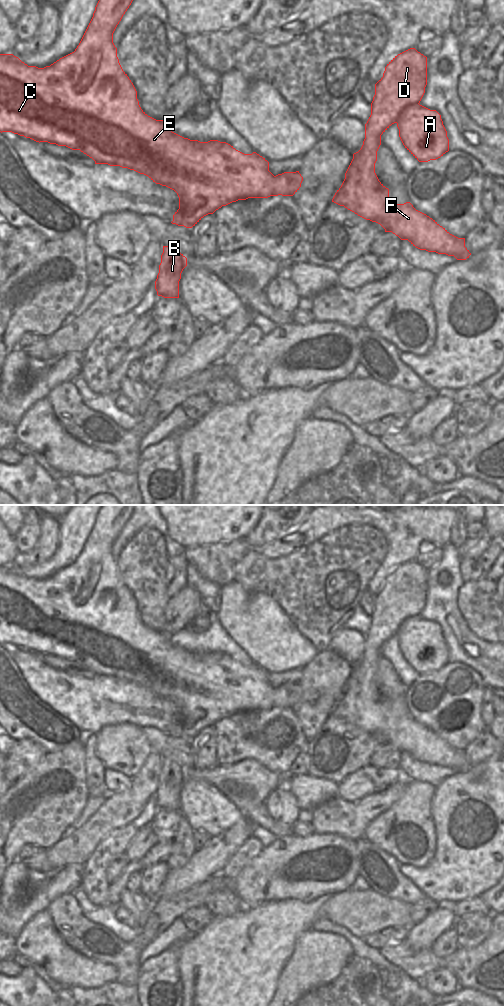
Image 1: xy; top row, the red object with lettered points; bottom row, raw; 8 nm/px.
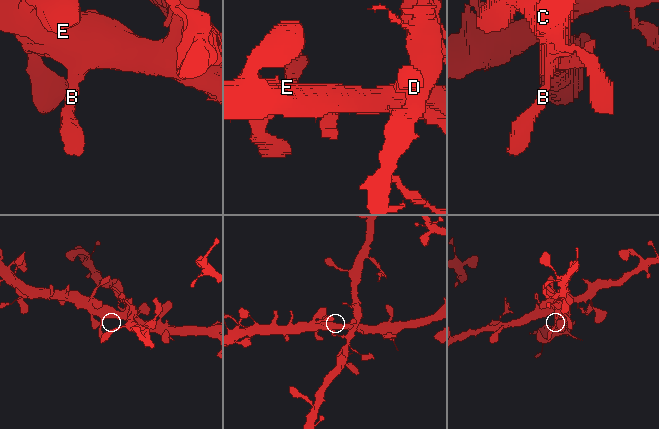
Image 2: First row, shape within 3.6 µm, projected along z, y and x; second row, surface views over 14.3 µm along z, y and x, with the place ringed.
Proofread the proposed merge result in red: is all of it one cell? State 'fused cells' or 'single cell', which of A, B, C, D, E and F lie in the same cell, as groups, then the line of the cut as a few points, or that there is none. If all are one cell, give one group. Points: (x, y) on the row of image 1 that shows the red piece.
fused cells; groups A / B C D E F; cut xy (418, 103), (408, 106), (395, 122)

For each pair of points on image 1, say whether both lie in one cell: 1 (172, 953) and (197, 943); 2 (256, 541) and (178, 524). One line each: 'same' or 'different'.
1: different
2: different

